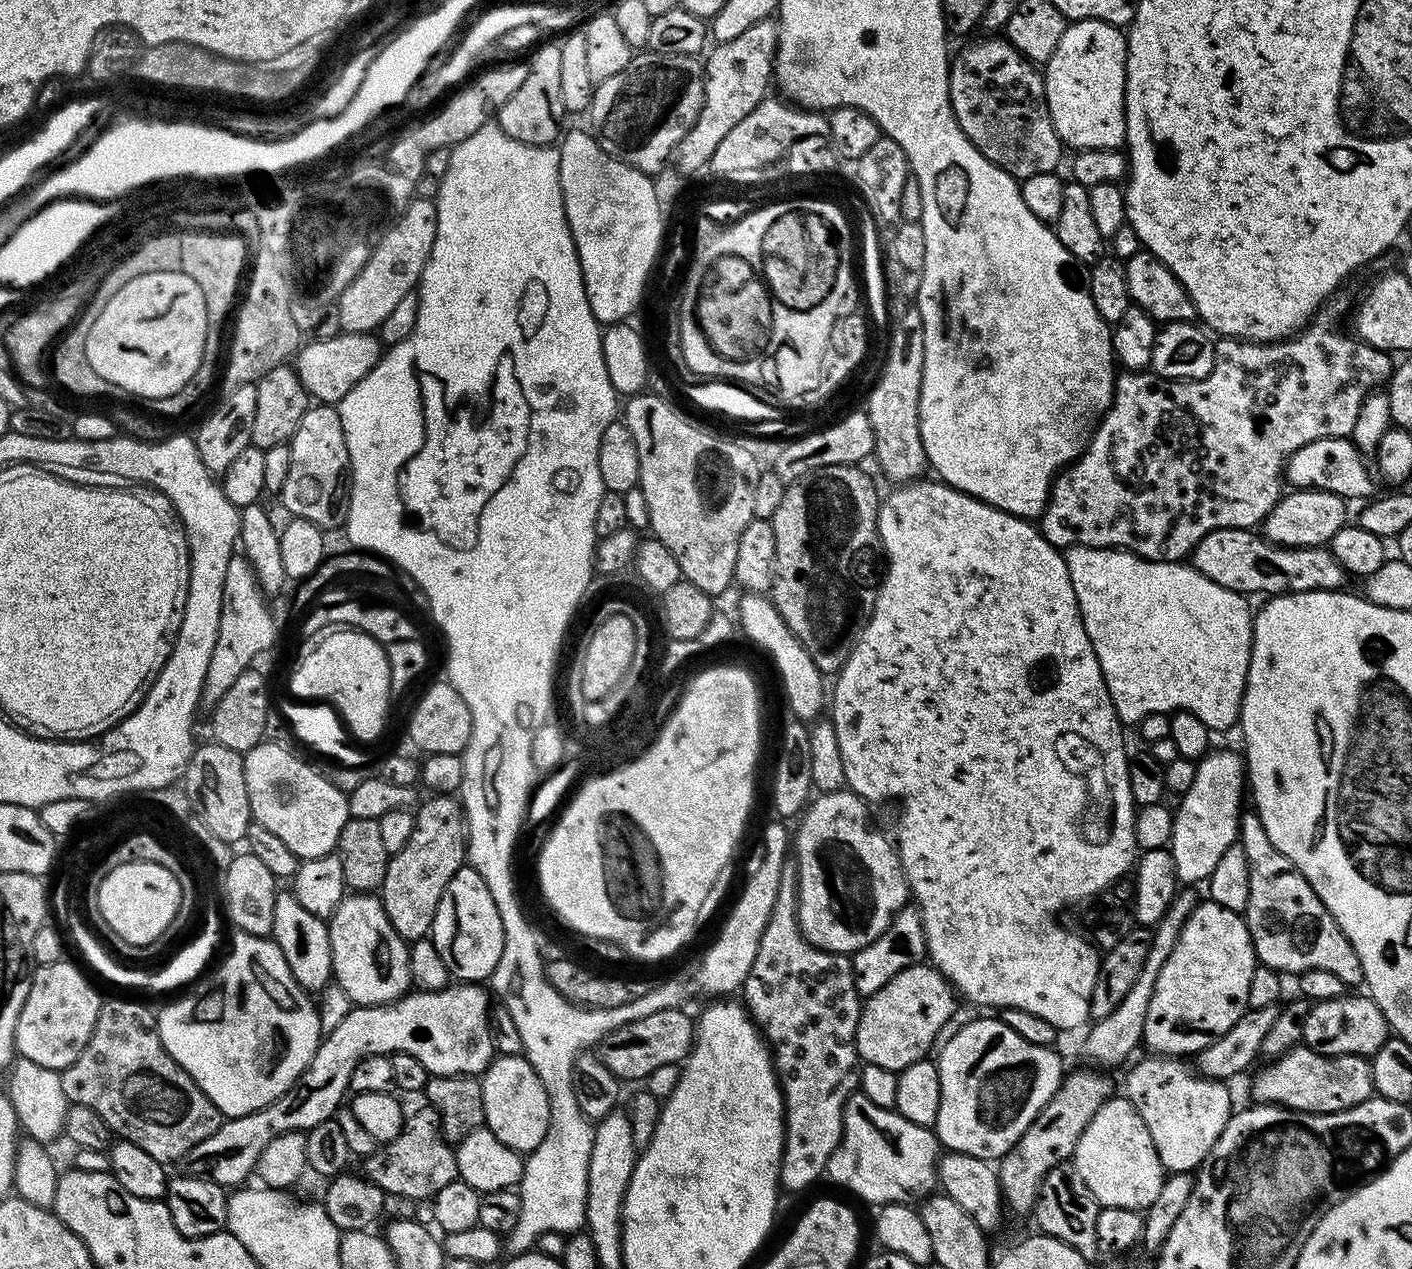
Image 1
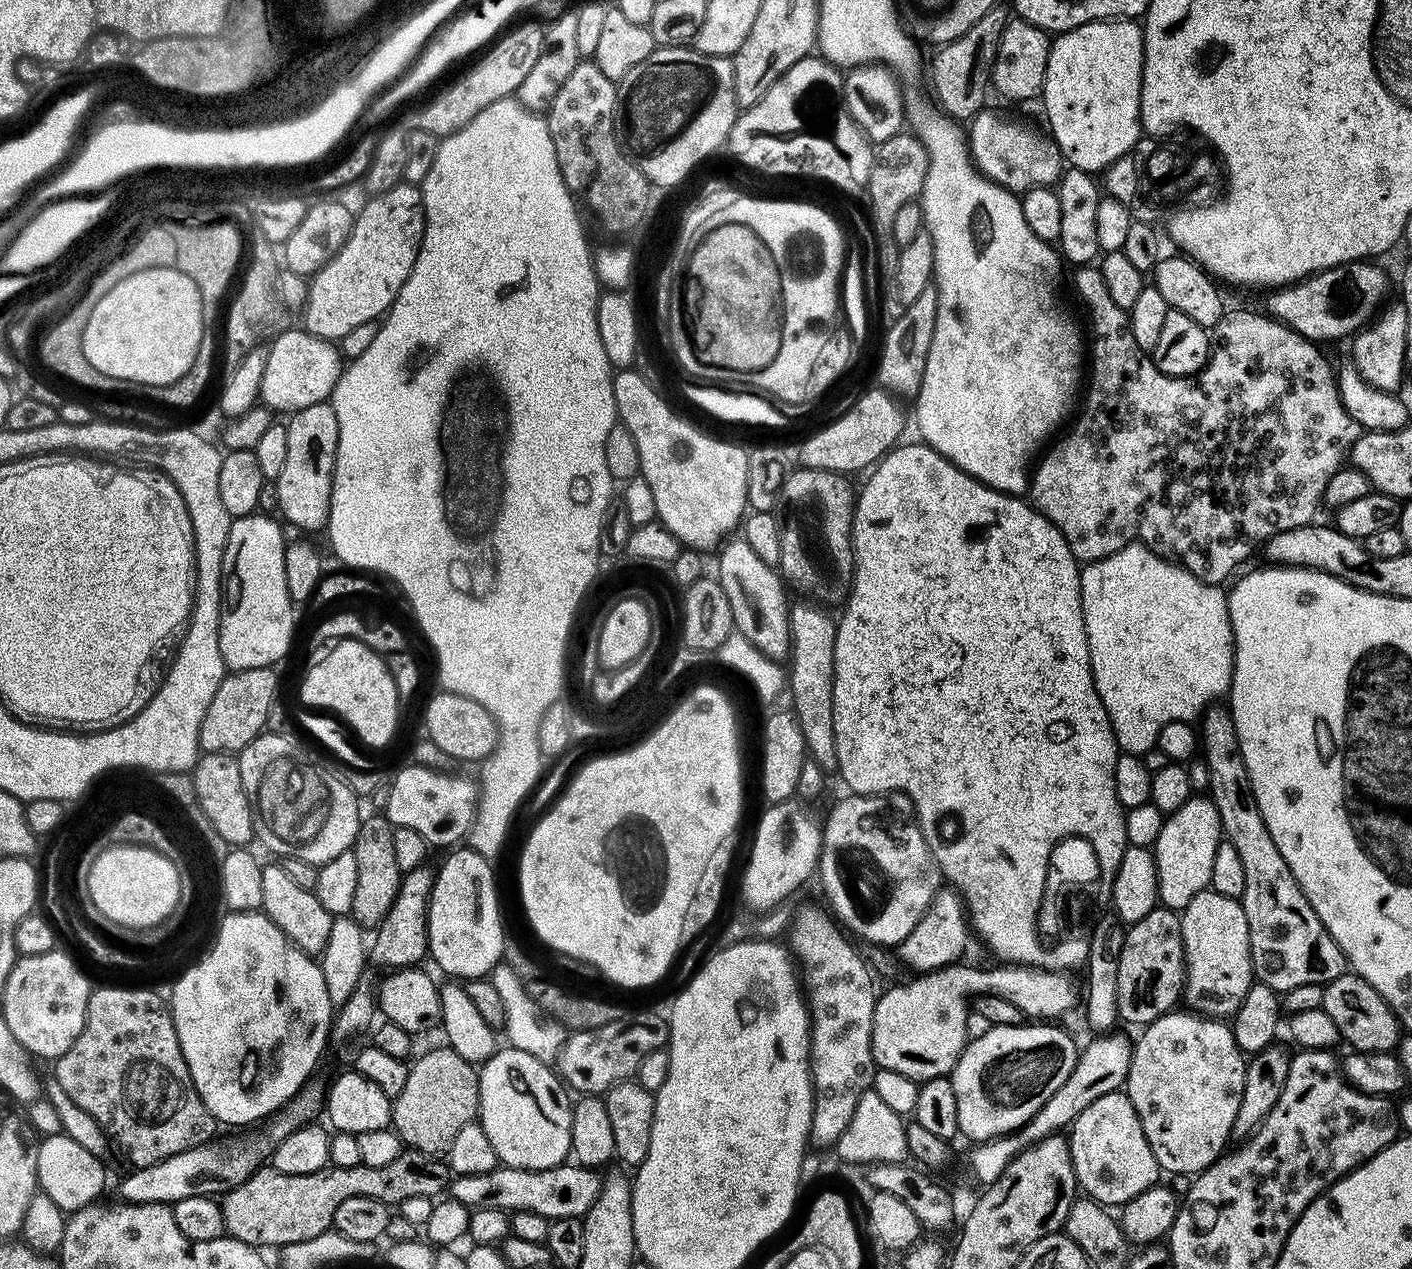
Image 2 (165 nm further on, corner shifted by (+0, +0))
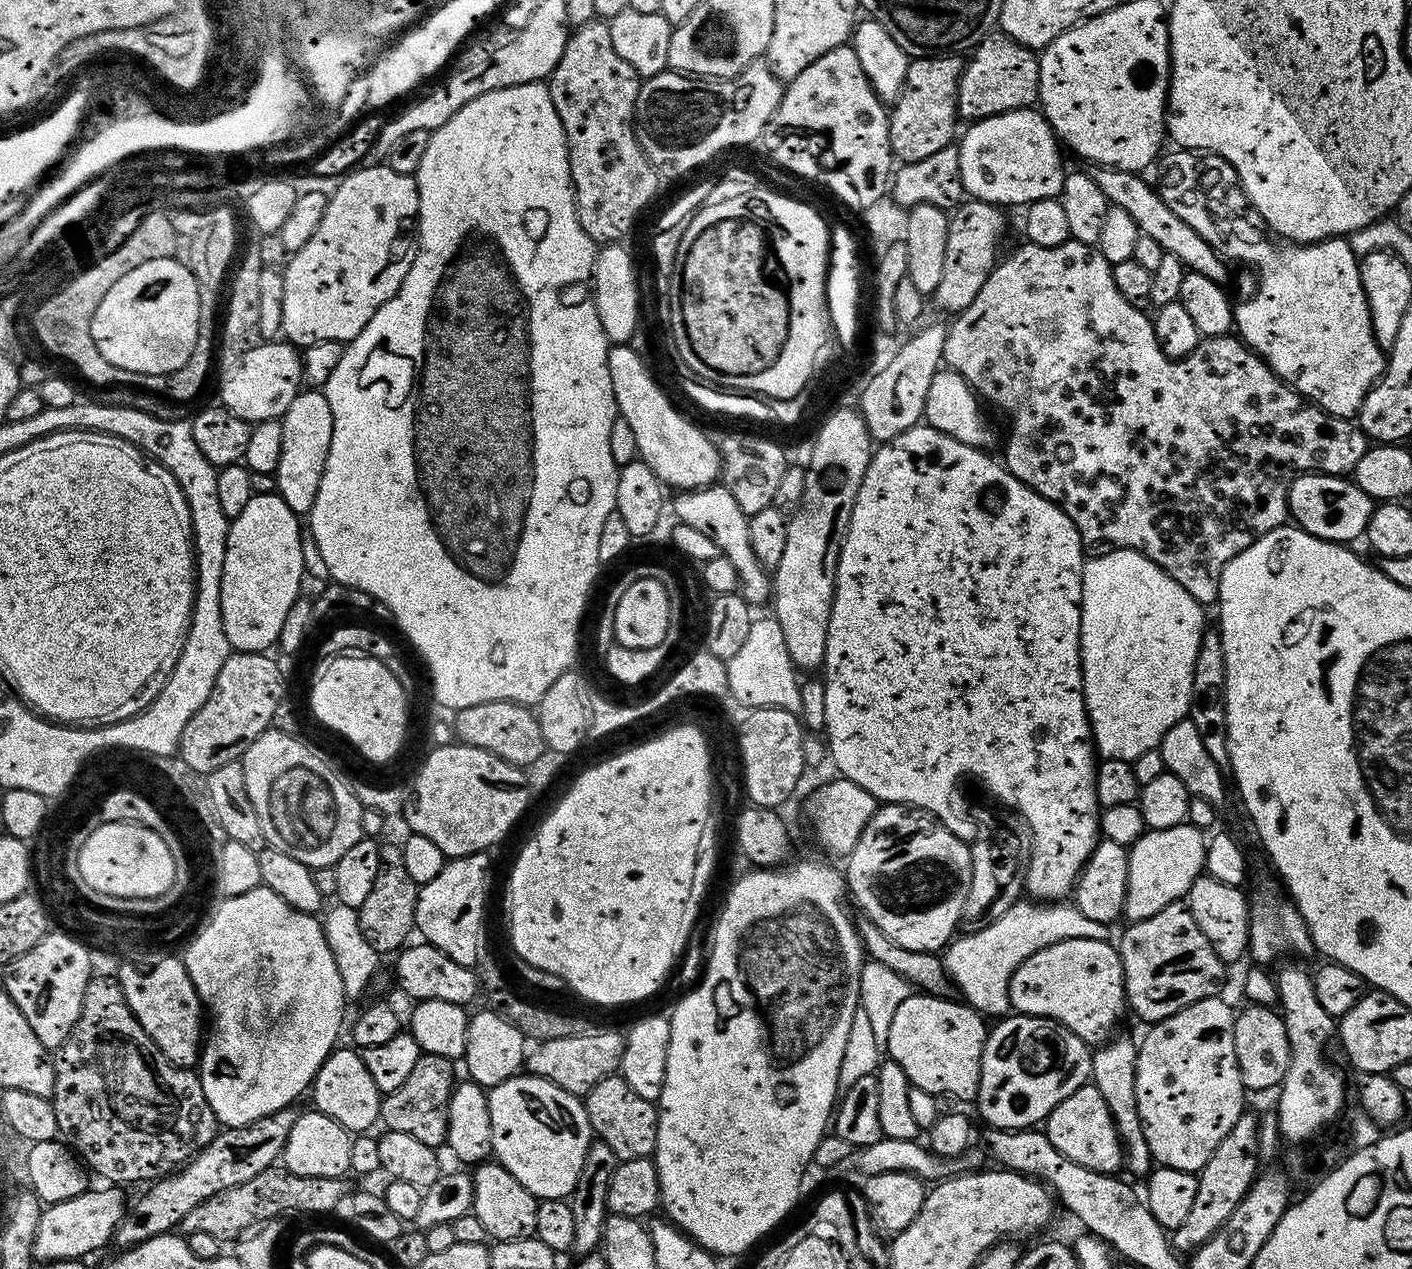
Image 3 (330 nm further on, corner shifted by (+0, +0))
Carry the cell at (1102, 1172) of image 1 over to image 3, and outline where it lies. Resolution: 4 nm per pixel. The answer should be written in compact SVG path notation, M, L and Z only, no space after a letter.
M1090 1082L1070 1094L1069 1098L1064 1098L1051 1111L1044 1121L1044 1131L1055 1149L1087 1169L1113 1175L1123 1167L1123 1144L1109 1107L1103 1101L1102 1094L1098 1093L1098 1088Z

